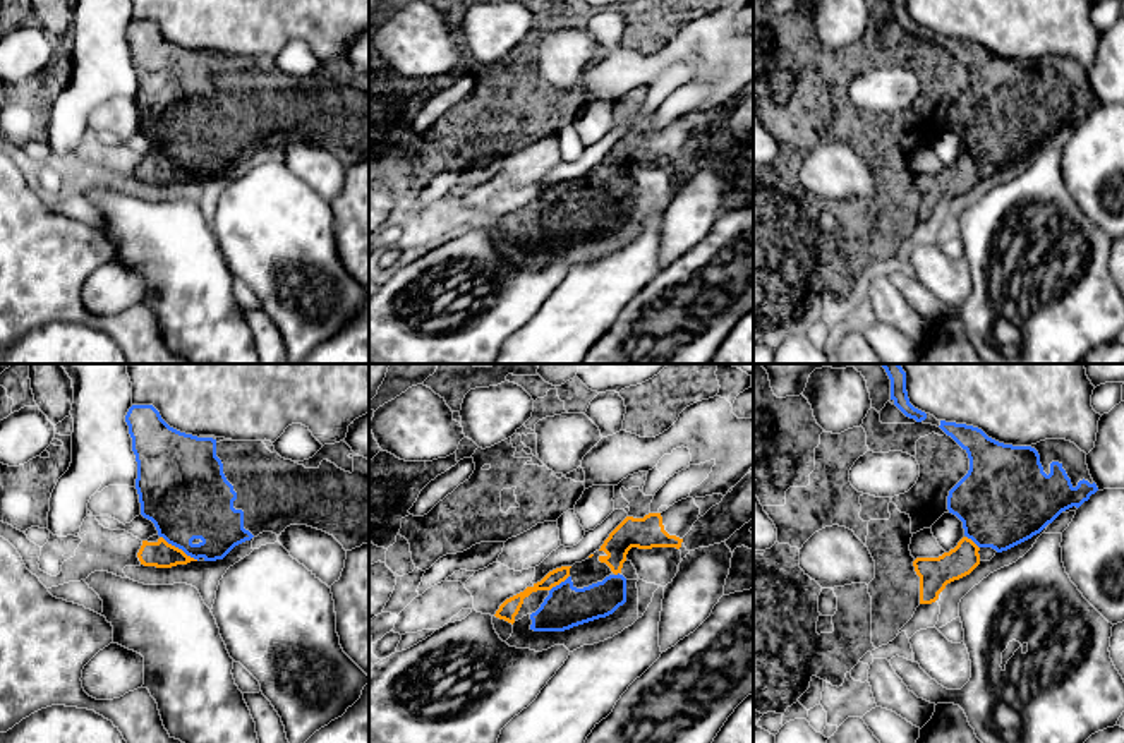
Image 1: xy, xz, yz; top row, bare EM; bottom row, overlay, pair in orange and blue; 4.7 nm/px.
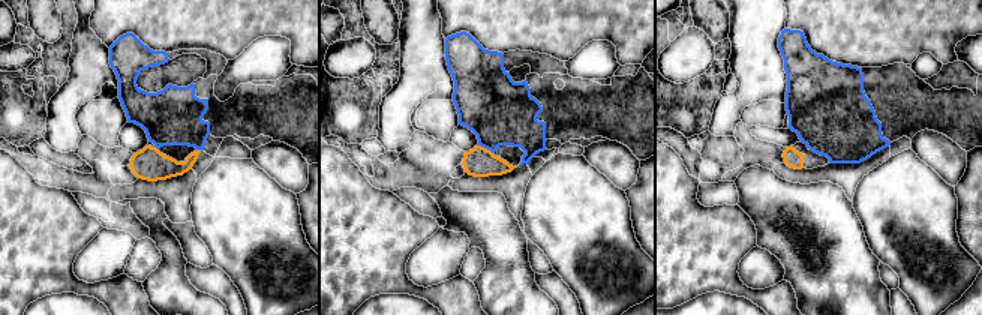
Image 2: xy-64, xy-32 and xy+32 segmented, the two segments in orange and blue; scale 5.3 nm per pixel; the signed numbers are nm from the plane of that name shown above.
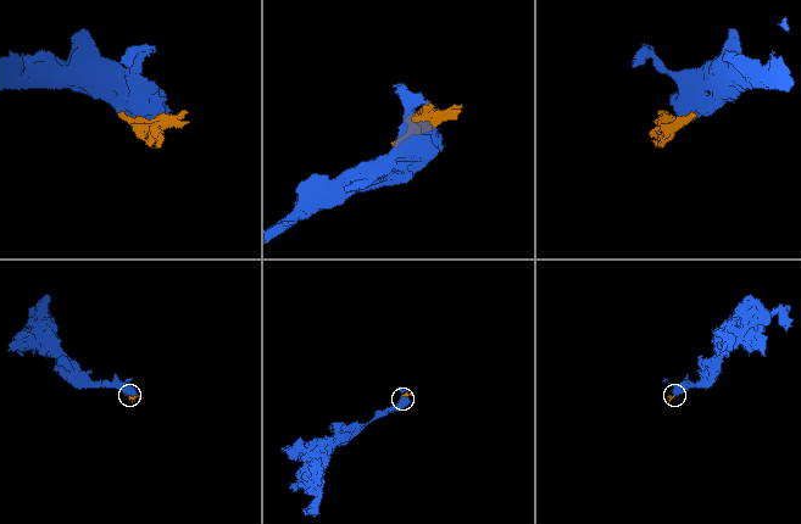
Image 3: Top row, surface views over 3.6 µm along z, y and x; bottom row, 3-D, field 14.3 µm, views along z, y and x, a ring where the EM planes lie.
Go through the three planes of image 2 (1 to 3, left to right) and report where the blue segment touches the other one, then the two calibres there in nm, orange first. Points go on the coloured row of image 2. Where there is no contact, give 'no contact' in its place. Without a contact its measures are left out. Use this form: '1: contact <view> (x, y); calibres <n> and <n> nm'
1: no contact
2: contact xy-32 (486, 149); calibres 160 and 360 nm
3: no contact

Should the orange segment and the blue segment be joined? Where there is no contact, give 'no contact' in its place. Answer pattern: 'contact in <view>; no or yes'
contact in xy; yes

